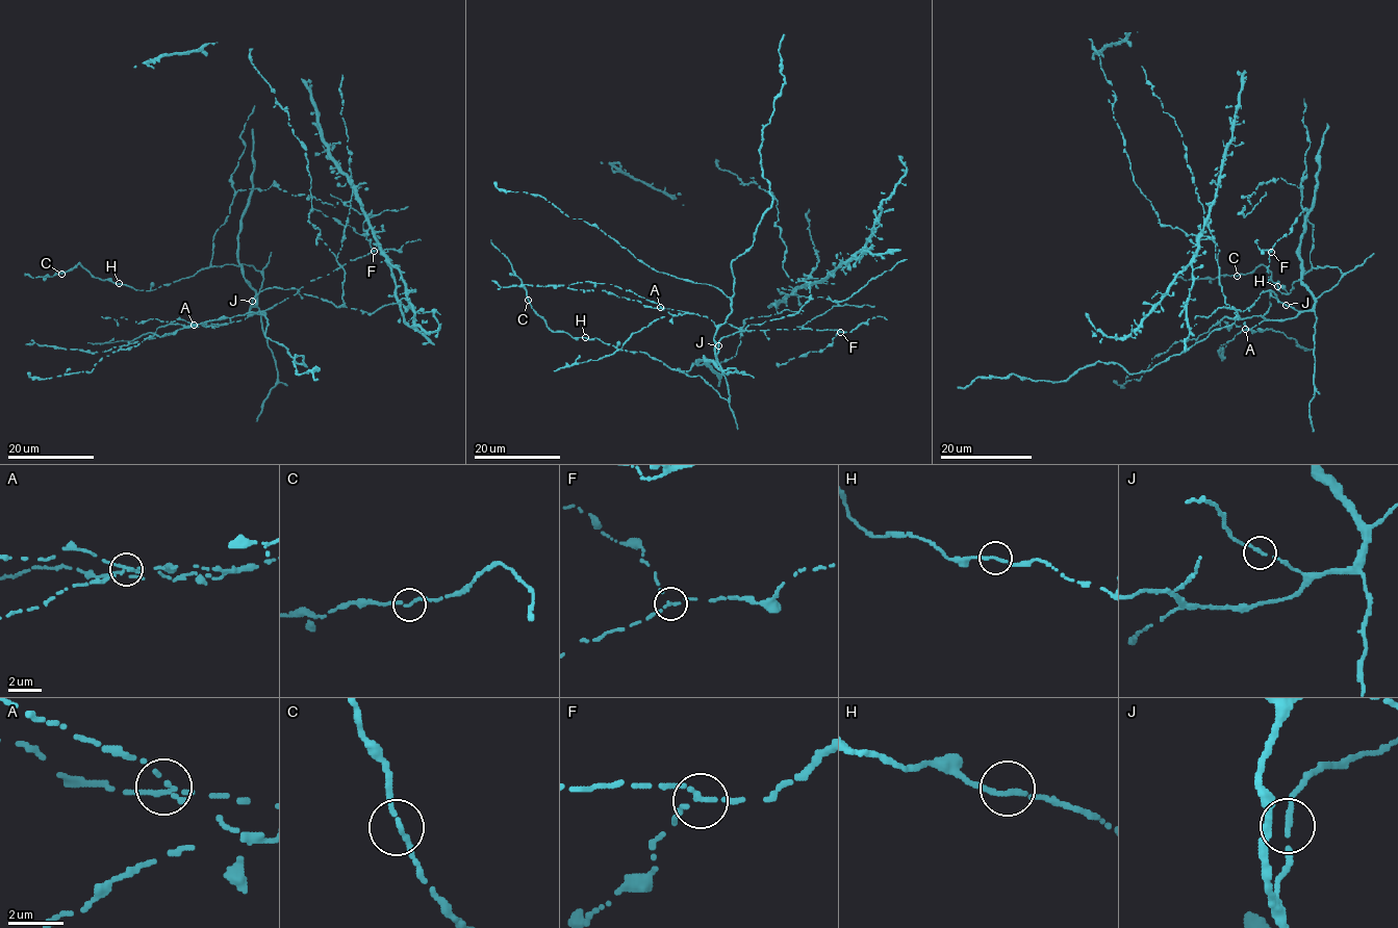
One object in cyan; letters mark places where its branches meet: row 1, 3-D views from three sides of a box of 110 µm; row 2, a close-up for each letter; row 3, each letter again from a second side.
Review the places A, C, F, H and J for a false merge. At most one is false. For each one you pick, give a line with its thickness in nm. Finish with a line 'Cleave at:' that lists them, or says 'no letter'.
Cleave at: no letter

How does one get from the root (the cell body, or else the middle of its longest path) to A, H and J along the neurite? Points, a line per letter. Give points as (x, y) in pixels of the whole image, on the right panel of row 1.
A: (1257, 299), (1263, 291), (1271, 290), (1298, 313), (1282, 320), (1264, 320), (1252, 327), (1253, 332), (1245, 329)
H: (1257, 299), (1271, 290), (1305, 311), (1343, 275), (1317, 266), (1288, 293), (1277, 286)
J: (1257, 299), (1263, 291), (1271, 290), (1287, 305)

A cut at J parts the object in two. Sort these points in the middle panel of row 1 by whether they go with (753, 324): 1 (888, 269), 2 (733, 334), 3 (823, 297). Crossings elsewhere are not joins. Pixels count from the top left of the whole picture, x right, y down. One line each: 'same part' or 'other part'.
1: same part
2: same part
3: same part

